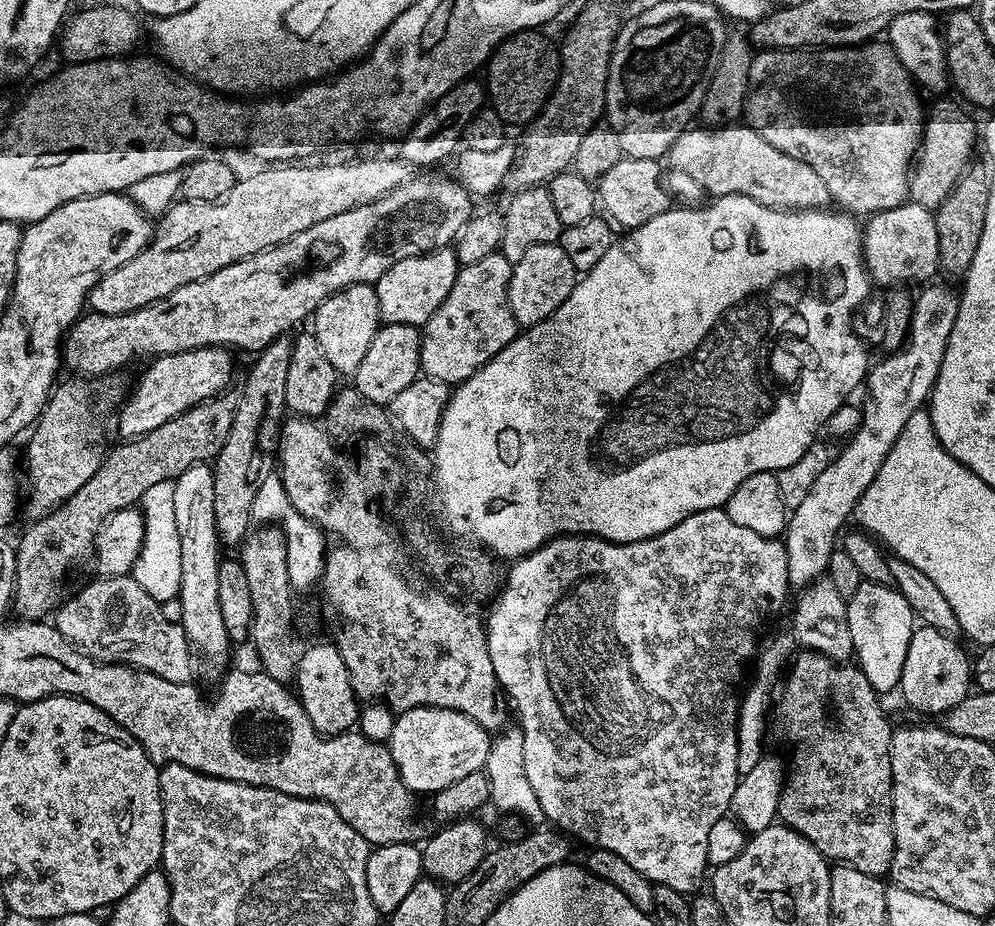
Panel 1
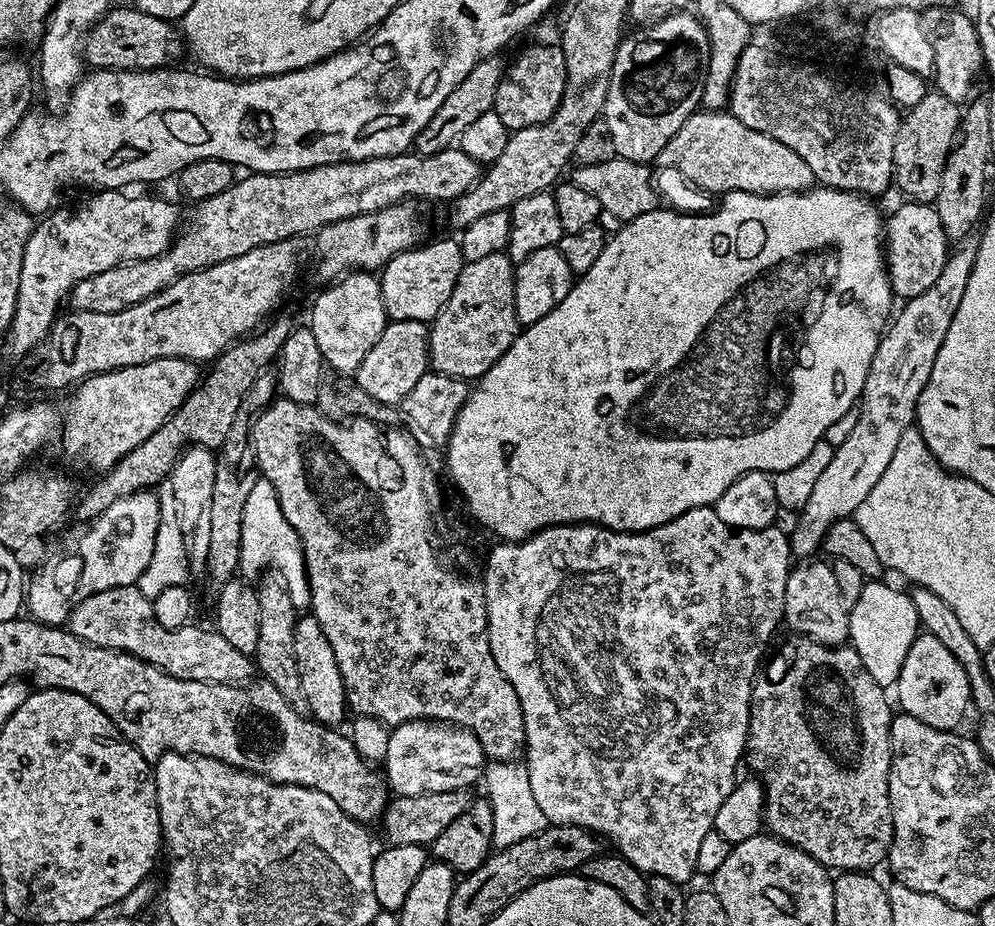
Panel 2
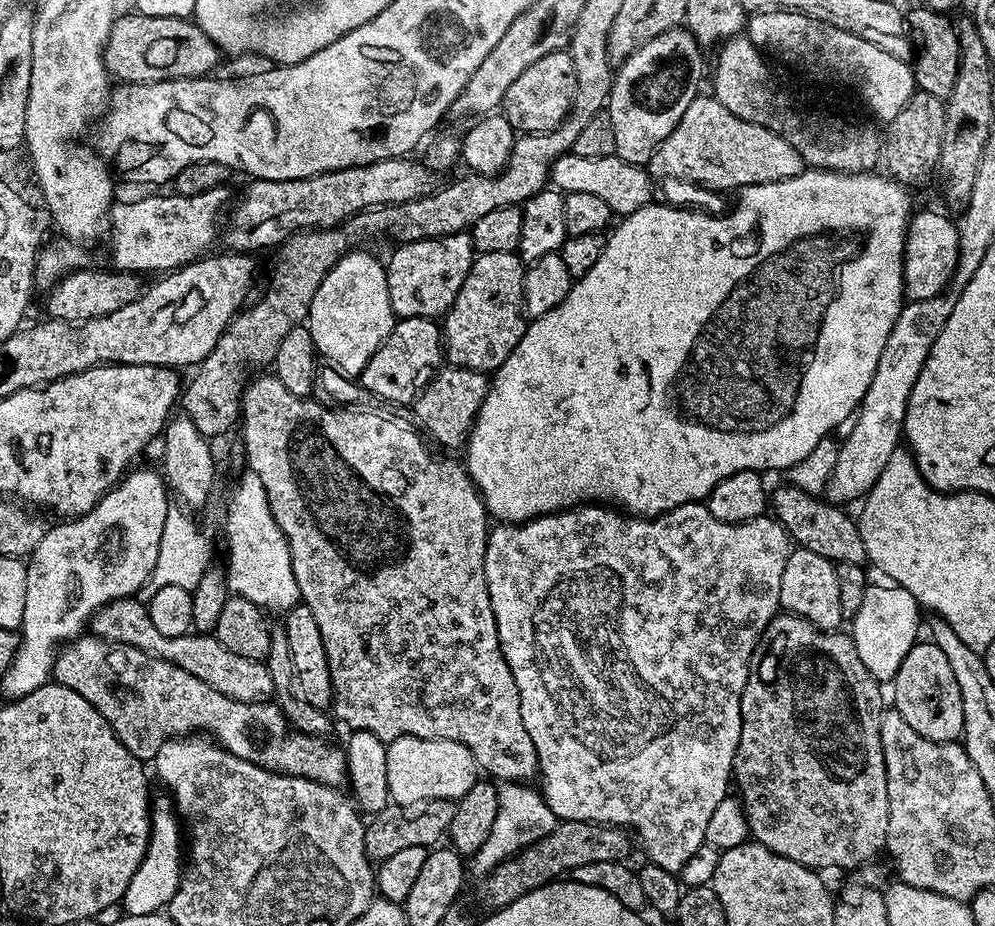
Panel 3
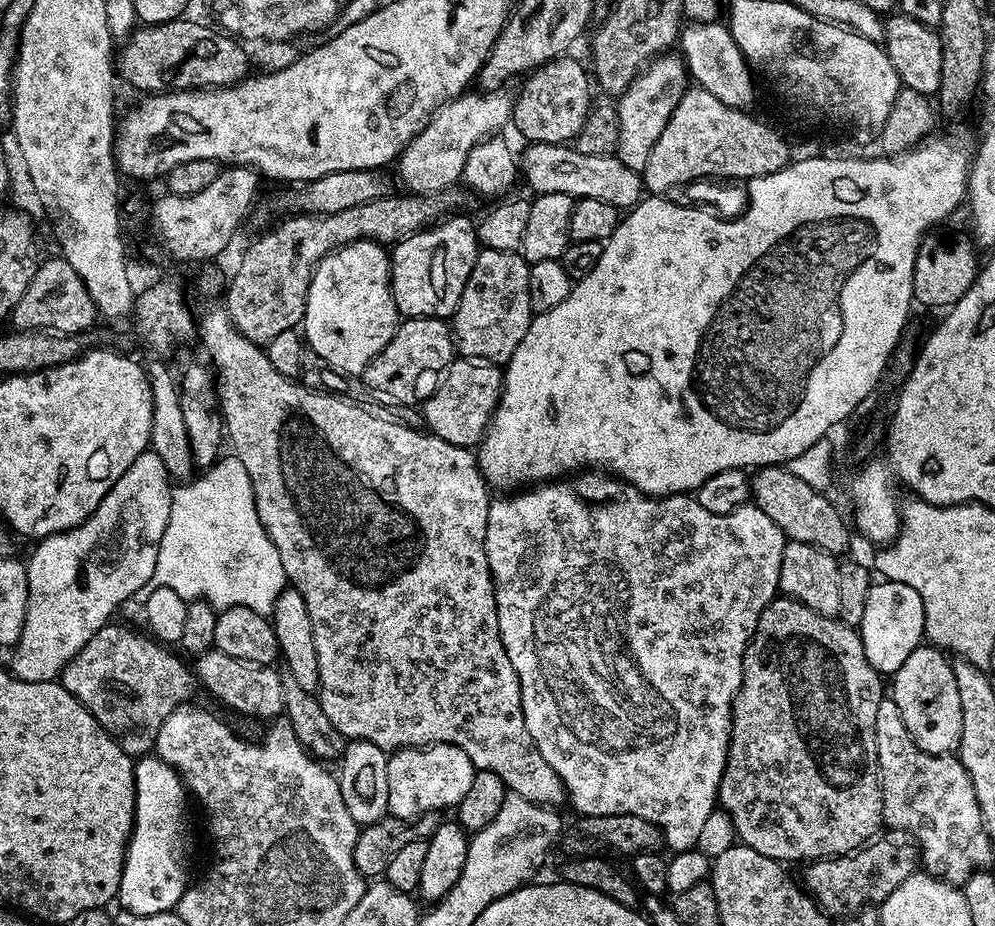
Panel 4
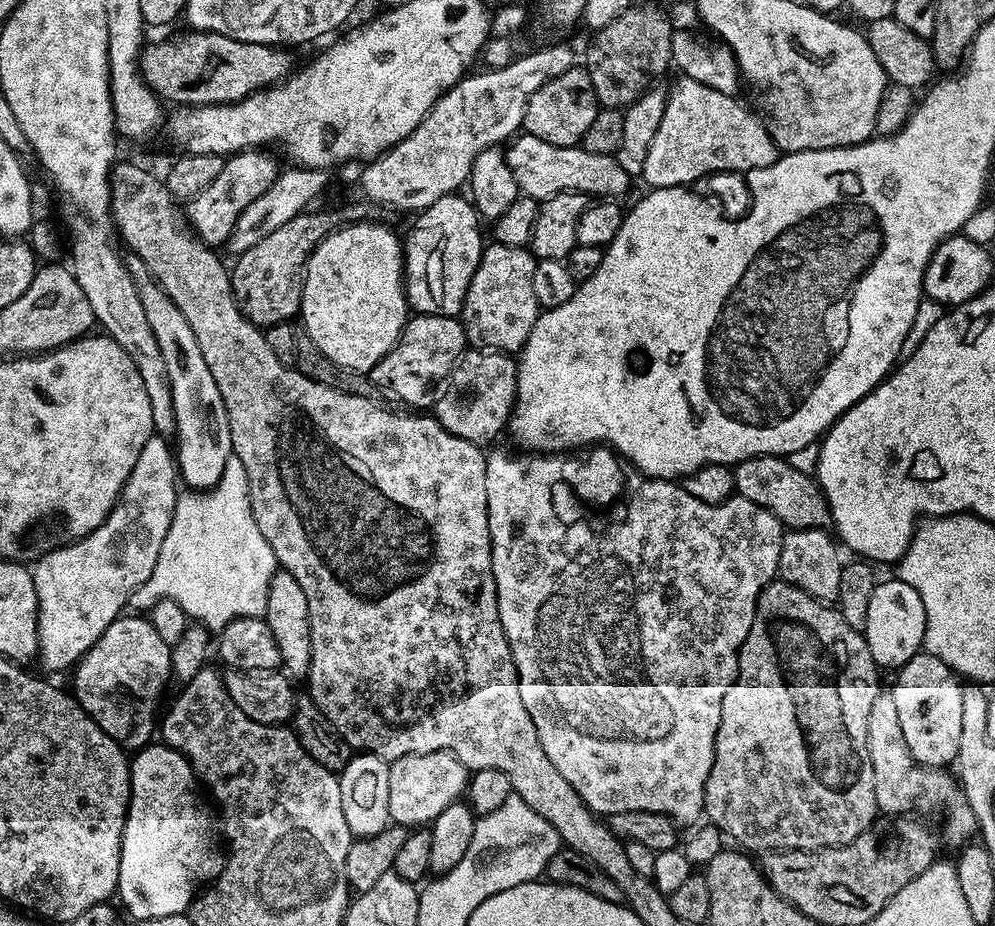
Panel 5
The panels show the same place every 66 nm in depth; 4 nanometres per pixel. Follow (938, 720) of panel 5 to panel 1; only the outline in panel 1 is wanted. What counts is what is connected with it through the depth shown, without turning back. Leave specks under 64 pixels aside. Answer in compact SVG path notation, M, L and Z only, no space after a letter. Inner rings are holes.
M927 626L917 627L912 634L916 640L910 638L905 650L898 692L904 695L905 702L914 711L929 712L939 717L969 696L974 684L972 664L969 657L968 660L964 657L963 650L956 645L957 641L953 637Z

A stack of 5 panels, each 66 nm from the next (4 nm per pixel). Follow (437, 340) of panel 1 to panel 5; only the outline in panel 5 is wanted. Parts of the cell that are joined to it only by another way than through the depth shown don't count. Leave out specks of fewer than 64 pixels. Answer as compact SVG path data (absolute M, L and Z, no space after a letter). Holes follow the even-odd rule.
M495 242L485 247L478 270L474 270L474 278L470 278L462 313L464 338L473 349L516 354L524 347L542 311L538 298L534 298L536 261L527 247L515 248Z

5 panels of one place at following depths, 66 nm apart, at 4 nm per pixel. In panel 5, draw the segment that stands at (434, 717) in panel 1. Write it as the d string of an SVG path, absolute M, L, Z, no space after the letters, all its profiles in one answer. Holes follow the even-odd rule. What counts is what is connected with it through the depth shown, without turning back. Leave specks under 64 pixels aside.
M453 752L410 754L388 765L390 770L390 814L395 823L424 826L436 820L446 806L465 795L469 773Z

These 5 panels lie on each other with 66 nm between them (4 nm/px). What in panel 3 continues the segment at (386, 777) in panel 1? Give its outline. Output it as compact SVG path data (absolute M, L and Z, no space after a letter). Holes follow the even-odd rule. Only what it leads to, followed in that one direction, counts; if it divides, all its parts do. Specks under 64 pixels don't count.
M165 660L160 680L144 692L144 700L148 700L148 708L144 708L140 724L148 724L148 728L140 728L140 732L136 732L136 736L140 736L140 744L124 744L126 750L133 752L141 762L155 761L158 750L167 740L189 734L207 734L230 754L272 772L304 776L307 780L337 790L349 783L345 749L331 744L331 739L297 732L275 702L238 702L234 698L226 698L226 694L214 696L209 684L194 678L194 674L189 672L188 680L184 680L184 676L180 676L180 668Z

